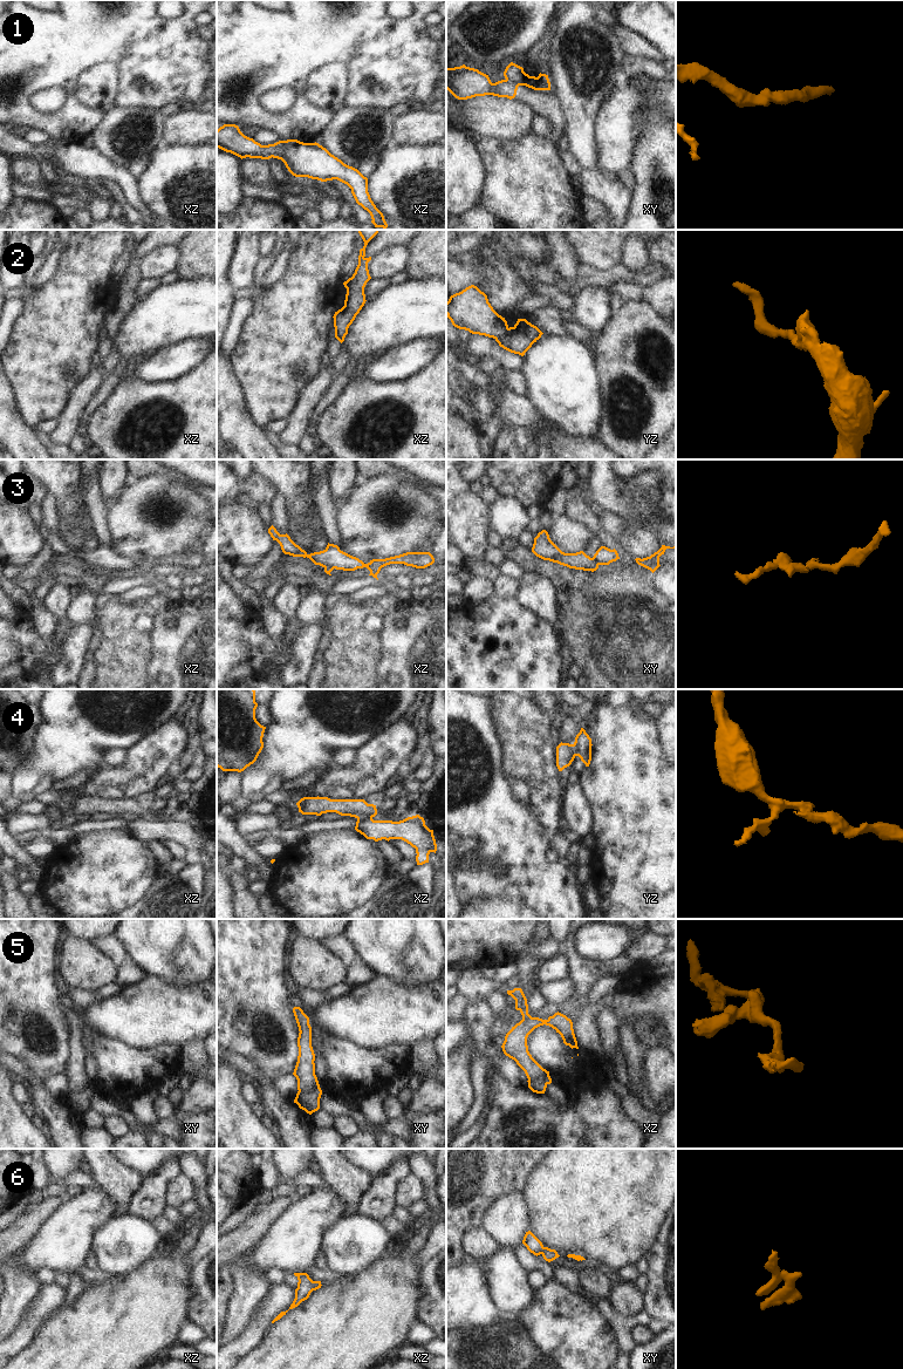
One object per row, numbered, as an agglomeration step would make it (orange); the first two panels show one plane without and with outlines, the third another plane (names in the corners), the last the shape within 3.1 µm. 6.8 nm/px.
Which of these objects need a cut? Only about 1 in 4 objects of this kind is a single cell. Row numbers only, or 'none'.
1, 2, 3, 4, 5, 6

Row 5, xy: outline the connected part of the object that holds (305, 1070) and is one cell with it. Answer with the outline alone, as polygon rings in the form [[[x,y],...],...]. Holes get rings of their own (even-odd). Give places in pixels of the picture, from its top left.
[[[294,1007],[293,1013],[299,1027],[299,1056],[293,1075],[297,1079],[299,1091],[310,1091],[317,1083],[315,1075],[315,1054],[312,1047],[312,1027],[309,1017],[303,1013],[300,1007]]]

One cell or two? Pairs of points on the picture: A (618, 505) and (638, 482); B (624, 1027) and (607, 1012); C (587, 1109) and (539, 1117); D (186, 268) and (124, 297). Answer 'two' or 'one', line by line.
A: two
B: two
C: two
D: two

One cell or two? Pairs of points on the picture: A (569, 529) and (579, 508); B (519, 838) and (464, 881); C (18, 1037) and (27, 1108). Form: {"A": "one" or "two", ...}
{"A": "two", "B": "one", "C": "two"}

